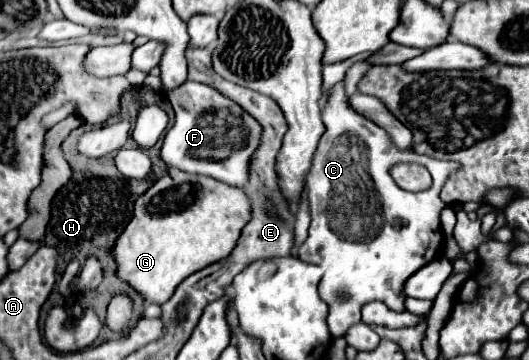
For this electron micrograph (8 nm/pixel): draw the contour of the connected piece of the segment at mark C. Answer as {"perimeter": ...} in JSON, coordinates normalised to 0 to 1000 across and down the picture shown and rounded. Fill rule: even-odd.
{"perimeter":[[[648,225],[633,231],[622,247],[622,275],[607,303],[607,319],[618,364],[603,392],[588,475],[580,486],[588,625],[580,669],[565,686],[565,719],[588,736],[603,736],[614,753],[599,808],[603,825],[622,847],[618,903],[626,931],[648,936],[656,908],[682,892],[682,853],[698,836],[728,836],[735,858],[766,864],[766,781],[834,708],[837,636],[830,619],[830,592],[837,586],[841,564],[834,558],[830,536],[845,492],[864,469],[864,453],[830,447],[803,431],[788,431],[784,419],[750,414],[735,386],[732,364],[724,364],[716,347],[709,347],[701,331],[675,314],[660,292]],[[754,453],[792,453],[807,464],[807,475],[819,486],[819,514],[796,536],[773,536],[758,525],[735,481],[739,464]],[[648,814],[660,814],[656,836],[645,831]]]}

